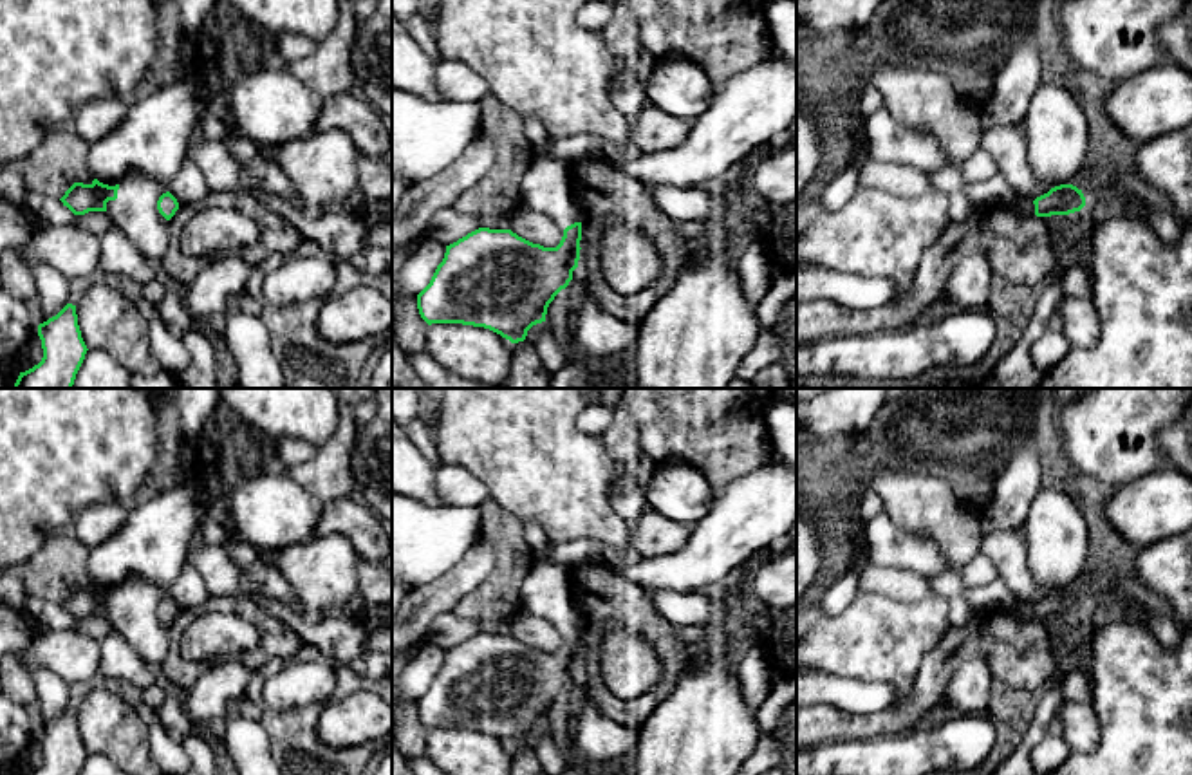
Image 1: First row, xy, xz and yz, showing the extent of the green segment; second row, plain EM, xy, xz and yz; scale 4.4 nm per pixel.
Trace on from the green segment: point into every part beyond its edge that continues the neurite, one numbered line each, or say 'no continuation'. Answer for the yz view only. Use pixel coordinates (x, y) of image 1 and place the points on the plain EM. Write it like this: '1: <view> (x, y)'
1: yz (1021, 615)

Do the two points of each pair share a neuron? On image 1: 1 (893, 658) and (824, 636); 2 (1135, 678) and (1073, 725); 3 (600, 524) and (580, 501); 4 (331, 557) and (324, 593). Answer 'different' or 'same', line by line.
1: same
2: different
3: same
4: same

